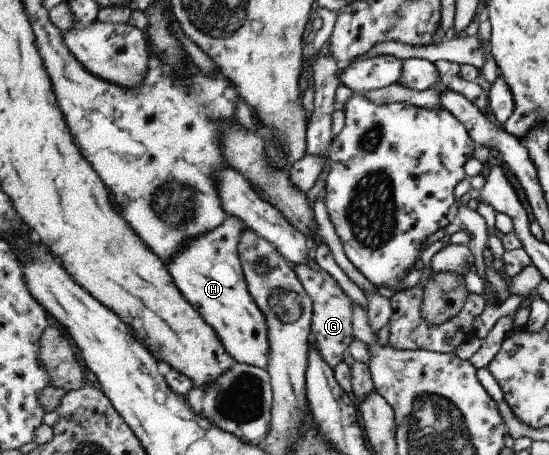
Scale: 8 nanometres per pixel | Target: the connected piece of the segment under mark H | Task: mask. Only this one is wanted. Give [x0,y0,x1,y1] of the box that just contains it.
[168,216,272,369]

